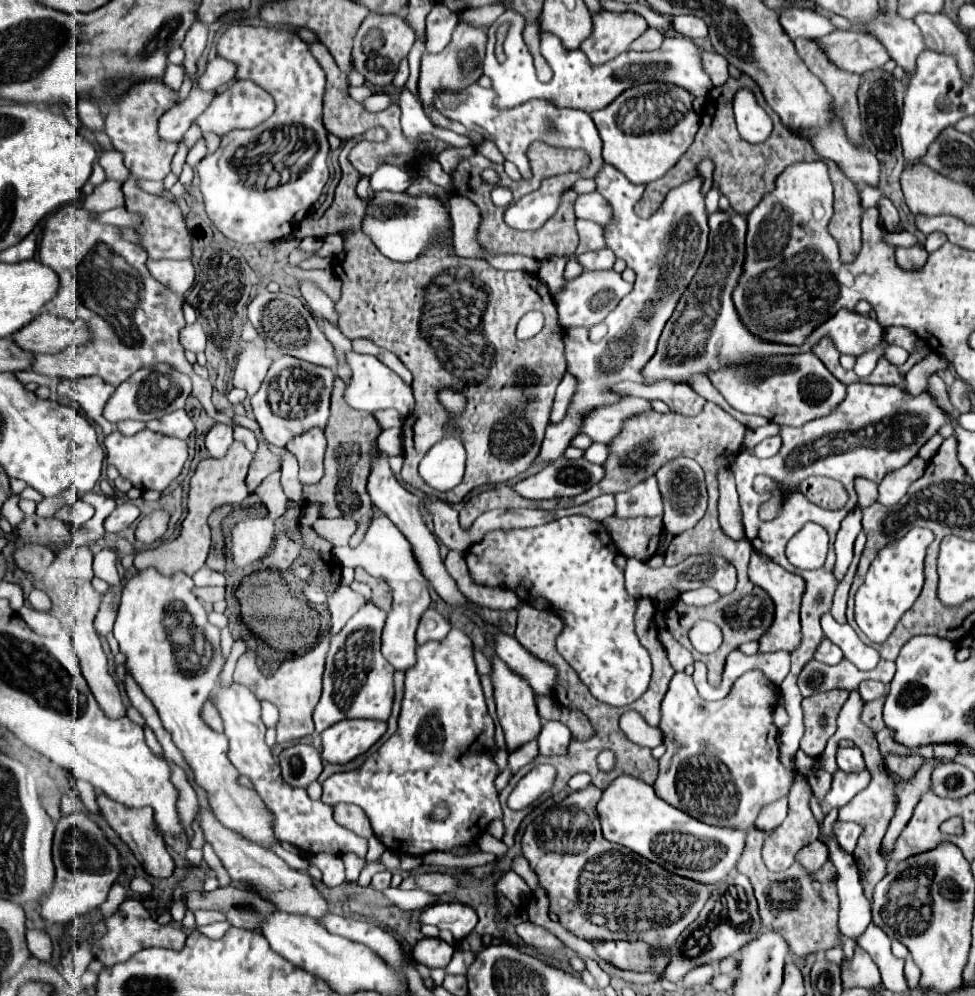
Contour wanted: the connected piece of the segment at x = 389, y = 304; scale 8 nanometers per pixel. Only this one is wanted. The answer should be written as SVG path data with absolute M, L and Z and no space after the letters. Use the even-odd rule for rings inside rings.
M347 140L339 154L341 180L337 184L333 204L325 210L325 214L317 222L313 222L311 226L305 226L307 230L299 230L299 238L303 236L325 238L329 234L345 236L345 260L341 262L341 268L345 270L345 282L343 282L343 294L335 302L335 312L339 316L337 326L351 340L359 336L373 340L377 346L393 352L409 368L409 372L413 374L413 382L411 382L413 396L415 396L413 414L417 420L411 424L411 430L407 430L407 434L411 436L403 436L405 462L403 462L401 478L413 488L429 496L435 496L449 504L457 504L477 486L483 486L489 482L499 484L499 482L513 480L513 472L525 472L539 454L545 428L549 424L555 388L559 386L567 370L563 332L555 316L555 304L545 284L539 282L531 274L501 272L489 266L485 260L469 260L469 258L457 256L452 231L447 234L445 246L438 246L439 238L436 238L425 250L425 254L419 256L419 260L411 264L395 264L393 260L387 260L375 248L375 244L371 244L371 240L367 240L367 236L359 232L359 220L363 220L365 202L361 202L355 196L359 172L347 160L347 154L353 148L353 144L355 140ZM475 300L479 300L479 304L483 304L485 300L485 308L481 314L475 314L479 312L479 308L475 308ZM529 310L539 310L545 314L545 328L535 338L521 342L515 336L515 326L519 318L527 314ZM443 384L453 384L457 388L463 388L463 392L469 398L467 412L463 412L463 416L459 416L457 420L451 420L443 412L443 408L439 408L437 390ZM447 426L457 426L461 430L461 442L467 450L467 468L465 468L463 482L459 486L455 486L449 492L437 492L433 488L427 488L427 484L417 472L417 466L419 466L419 460L429 452L429 448L441 440L441 432L447 432Z

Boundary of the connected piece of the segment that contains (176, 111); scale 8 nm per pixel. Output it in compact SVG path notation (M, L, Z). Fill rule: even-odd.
M193 84L191 94L181 104L175 104L159 118L159 128L157 128L159 138L179 144L191 122L207 108L207 104L211 104L213 96L215 92L199 92L197 84Z

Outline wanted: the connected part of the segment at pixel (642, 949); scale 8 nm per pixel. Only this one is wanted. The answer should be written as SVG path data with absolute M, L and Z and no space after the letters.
M613 940L613 942L601 942L593 944L595 952L615 964L617 968L623 970L633 970L633 972L653 972L661 976L663 968L667 966L669 954L663 956L649 956L647 944L639 942L623 942L623 940Z

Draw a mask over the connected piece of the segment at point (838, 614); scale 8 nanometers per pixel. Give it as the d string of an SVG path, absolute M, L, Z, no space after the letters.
M843 580L839 582L839 588L835 592L835 598L833 598L833 608L831 608L831 614L837 622L847 622L845 620L845 608L843 608Z

